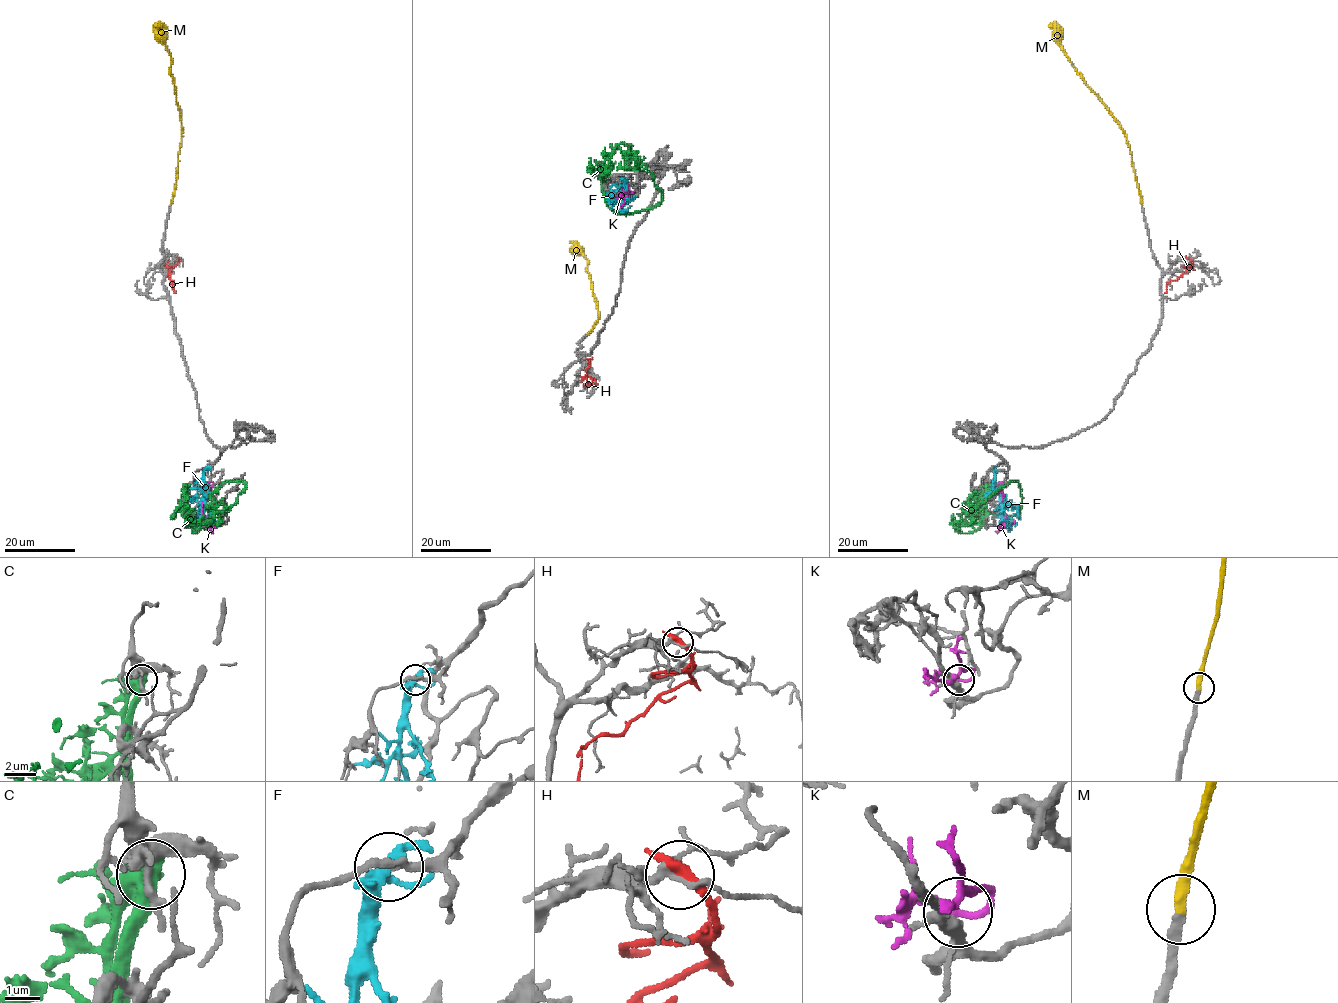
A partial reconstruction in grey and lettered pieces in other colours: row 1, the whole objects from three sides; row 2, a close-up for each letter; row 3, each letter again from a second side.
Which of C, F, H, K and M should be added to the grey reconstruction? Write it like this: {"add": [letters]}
{"add": ["M"]}

